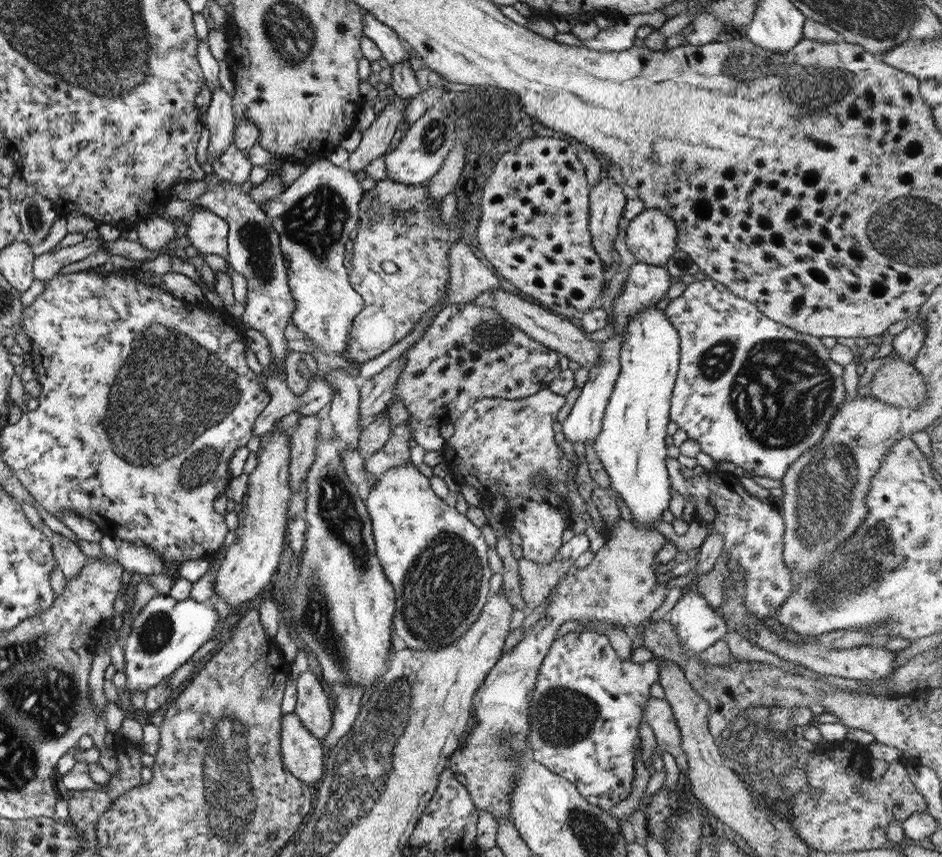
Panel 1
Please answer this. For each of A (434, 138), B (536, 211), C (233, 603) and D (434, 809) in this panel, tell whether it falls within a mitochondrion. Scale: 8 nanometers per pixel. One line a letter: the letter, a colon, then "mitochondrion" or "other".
A: mitochondrion
B: other
C: other
D: other

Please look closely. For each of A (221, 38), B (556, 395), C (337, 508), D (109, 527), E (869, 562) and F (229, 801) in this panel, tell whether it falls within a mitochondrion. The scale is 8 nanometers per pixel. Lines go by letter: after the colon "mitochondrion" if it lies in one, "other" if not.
A: other
B: other
C: mitochondrion
D: other
E: mitochondrion
F: mitochondrion

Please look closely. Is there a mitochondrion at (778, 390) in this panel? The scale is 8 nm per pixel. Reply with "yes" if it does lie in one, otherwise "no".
yes

